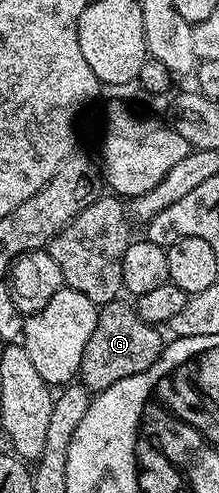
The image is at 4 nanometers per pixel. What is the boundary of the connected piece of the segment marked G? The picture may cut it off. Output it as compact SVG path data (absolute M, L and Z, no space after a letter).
M125 300L109 301L98 310L96 331L92 331L92 339L88 339L88 347L84 349L84 359L78 372L81 384L97 395L104 392L112 383L120 383L120 379L128 379L132 375L140 375L156 363L162 354L164 340L155 326L144 323L133 308L124 303Z

